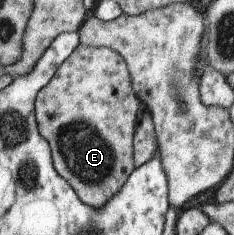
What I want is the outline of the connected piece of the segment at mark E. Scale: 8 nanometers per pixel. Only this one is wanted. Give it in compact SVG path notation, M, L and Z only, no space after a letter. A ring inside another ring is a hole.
M84 44L77 45L69 58L57 68L53 78L36 94L34 111L38 131L50 146L53 166L86 205L102 207L120 191L136 167L133 135L139 122L140 104L122 56L107 47L88 47Z

